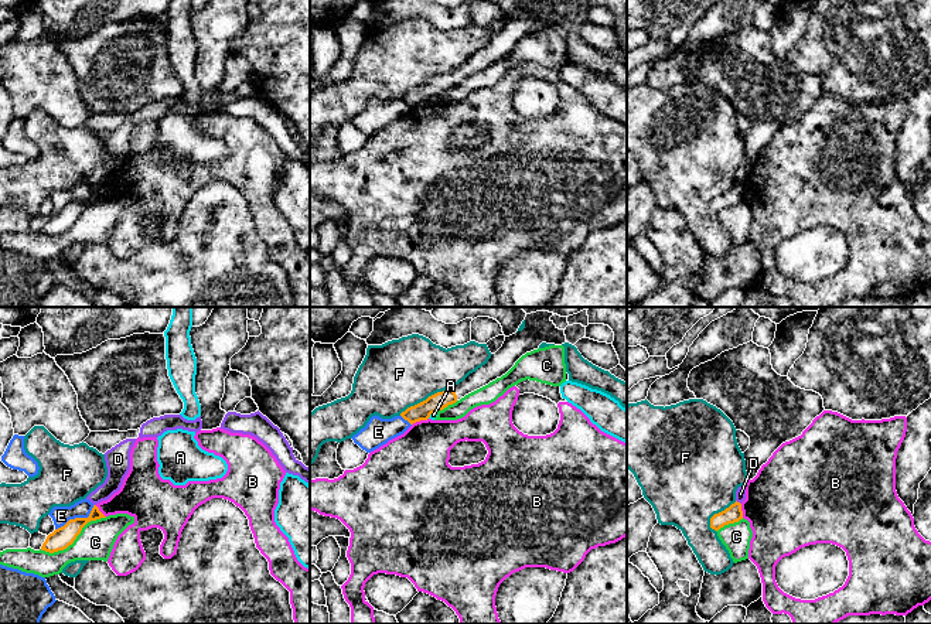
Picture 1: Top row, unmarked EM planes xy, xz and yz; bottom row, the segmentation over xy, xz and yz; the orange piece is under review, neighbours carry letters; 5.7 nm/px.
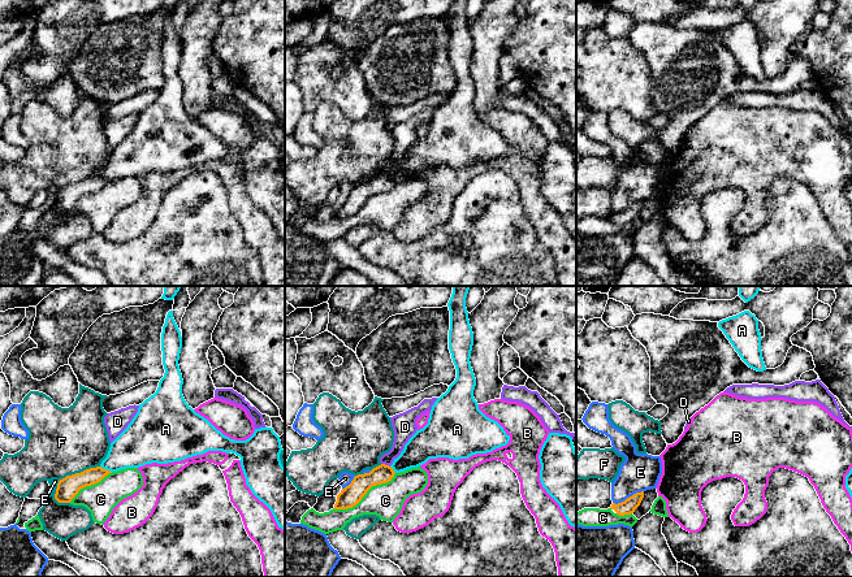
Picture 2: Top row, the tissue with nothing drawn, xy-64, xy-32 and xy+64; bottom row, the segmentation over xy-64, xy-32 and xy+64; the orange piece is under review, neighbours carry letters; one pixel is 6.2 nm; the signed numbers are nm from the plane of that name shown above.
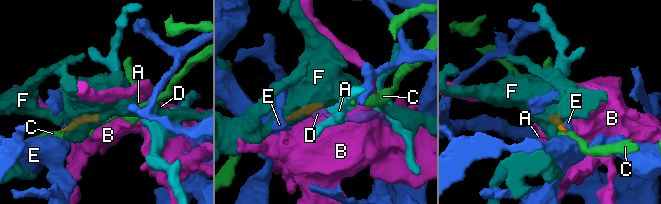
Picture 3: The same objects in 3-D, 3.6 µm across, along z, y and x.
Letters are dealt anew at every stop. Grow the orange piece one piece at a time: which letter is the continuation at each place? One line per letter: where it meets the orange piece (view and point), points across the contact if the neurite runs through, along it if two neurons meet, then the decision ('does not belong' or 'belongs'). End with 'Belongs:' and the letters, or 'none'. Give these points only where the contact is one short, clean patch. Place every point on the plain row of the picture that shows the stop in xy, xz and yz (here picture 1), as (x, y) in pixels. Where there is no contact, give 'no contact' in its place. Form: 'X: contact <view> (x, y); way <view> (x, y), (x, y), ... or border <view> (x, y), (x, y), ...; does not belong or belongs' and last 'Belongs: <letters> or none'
A: contact xz (430, 96); border xz (435, 94), (428, 101); does not belong
B: contact xz (419, 104); border xz (428, 101), (412, 108); does not belong
C: contact xy (75, 221); does not belong
D: contact yz (739, 186); border yz (736, 183), (740, 187); does not belong
E: contact xy (77, 201); border xy (94, 188), (87, 200), (70, 201), (55, 212); does not belong
F: contact xz (428, 81); does not belong
Belongs: none

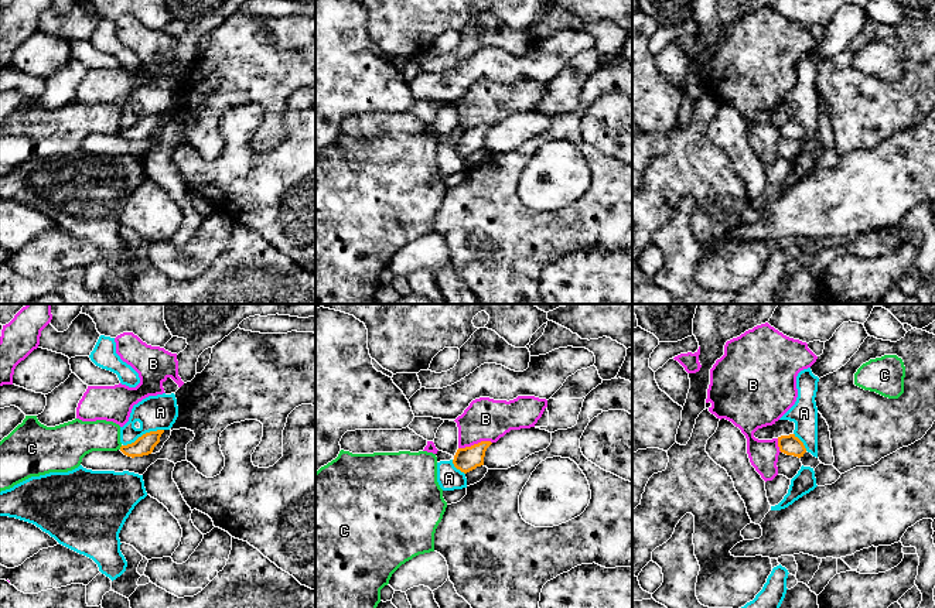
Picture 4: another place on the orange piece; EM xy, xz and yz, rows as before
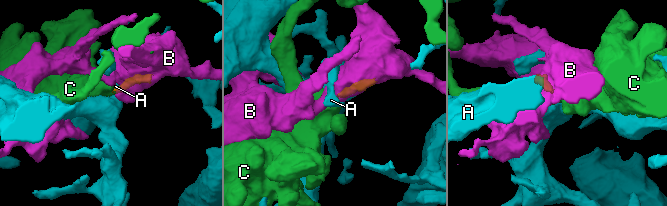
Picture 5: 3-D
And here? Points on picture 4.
A: contact xy (143, 118); border xy (163, 112), (146, 115), (123, 129); does not belong
B: contact xz (474, 127); does not belong
C: contact xy (120, 130); border xy (122, 129), (119, 132); does not belong
Belongs: none

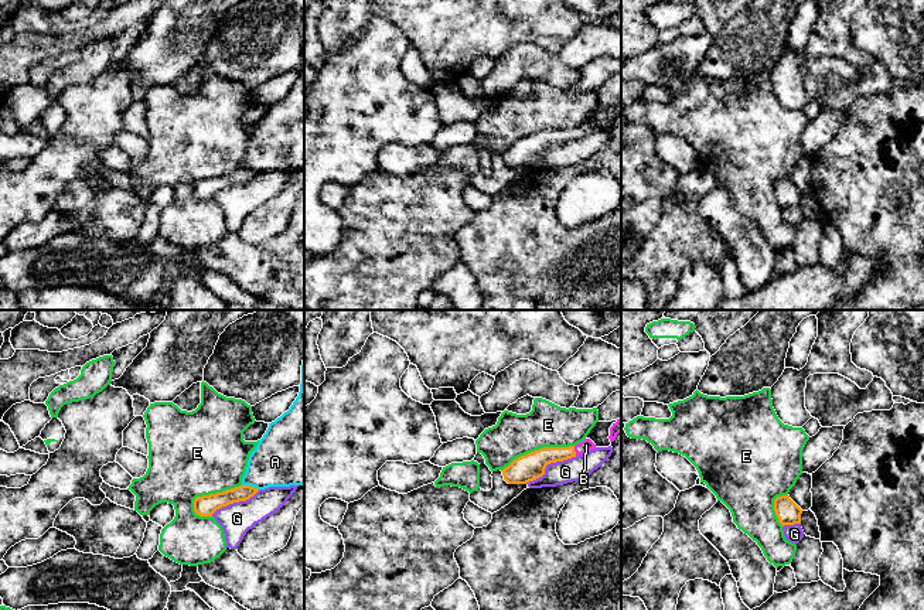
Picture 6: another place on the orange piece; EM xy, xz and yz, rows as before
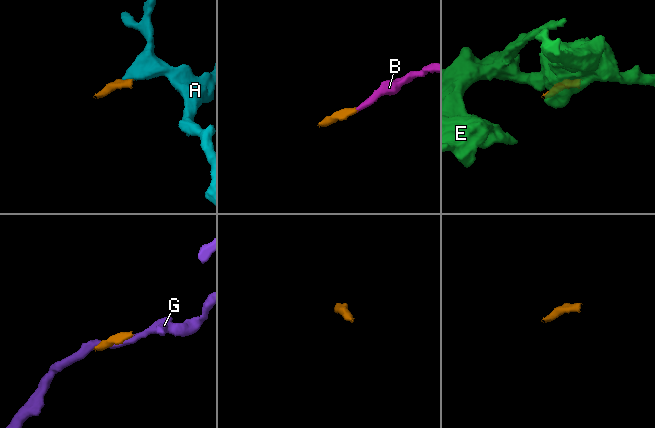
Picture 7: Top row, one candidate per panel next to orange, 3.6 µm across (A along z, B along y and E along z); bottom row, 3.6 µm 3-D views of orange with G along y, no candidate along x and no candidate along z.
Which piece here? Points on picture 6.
A: contact xy (249, 169); border xy (242, 167), (249, 167), (258, 173); does not belong
B: contact xz (573, 133); way xz (532, 149), (544, 139), (573, 133), (586, 128); belongs
E: contact xy (211, 177); does not belong
G: contact xz (548, 146); does not belong
Belongs: B

